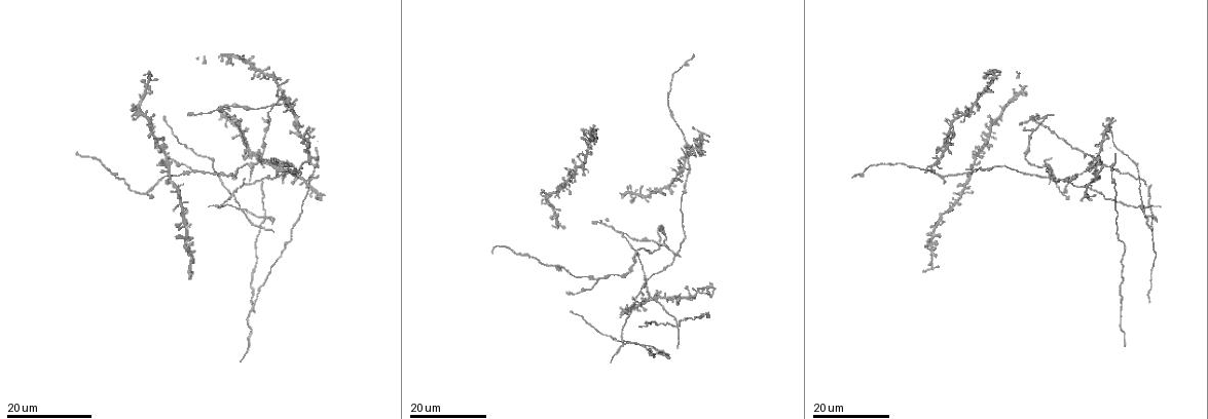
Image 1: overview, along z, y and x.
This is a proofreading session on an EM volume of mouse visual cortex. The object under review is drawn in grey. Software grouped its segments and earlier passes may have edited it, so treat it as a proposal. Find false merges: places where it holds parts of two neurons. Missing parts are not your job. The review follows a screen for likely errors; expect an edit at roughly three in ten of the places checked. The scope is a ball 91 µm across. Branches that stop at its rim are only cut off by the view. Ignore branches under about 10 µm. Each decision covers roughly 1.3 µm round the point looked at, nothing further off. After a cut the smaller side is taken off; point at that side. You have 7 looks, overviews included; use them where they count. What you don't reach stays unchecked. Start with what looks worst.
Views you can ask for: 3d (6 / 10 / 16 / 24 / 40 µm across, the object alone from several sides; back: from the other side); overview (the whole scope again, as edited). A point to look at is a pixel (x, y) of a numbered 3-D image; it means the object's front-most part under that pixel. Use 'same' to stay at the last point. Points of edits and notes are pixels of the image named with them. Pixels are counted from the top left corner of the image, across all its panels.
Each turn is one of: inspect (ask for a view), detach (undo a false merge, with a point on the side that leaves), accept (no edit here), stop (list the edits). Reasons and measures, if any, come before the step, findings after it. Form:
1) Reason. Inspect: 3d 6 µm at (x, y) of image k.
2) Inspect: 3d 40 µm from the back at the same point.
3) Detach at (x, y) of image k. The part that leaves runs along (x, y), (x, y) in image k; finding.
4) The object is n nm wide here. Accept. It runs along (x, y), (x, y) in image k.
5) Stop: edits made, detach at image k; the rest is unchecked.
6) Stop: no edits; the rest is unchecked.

Branch point. Inspect: 3d 16 µm at (1030, 115) of image 1.

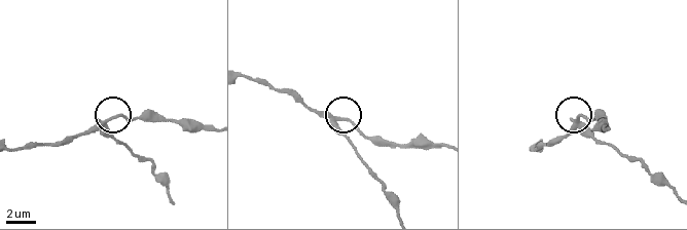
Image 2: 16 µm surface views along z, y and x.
Inspect: 3d 6 µm at (337, 119) of image 2.

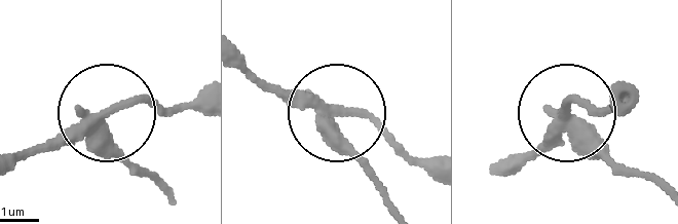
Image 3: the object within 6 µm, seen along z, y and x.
3 arms meet here. Detach at (38, 149) of image 3. A second neuron is stuck on.

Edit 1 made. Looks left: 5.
Side arm on a straight run. Inspect: 3d 16 µm at (240, 207) of image 1.

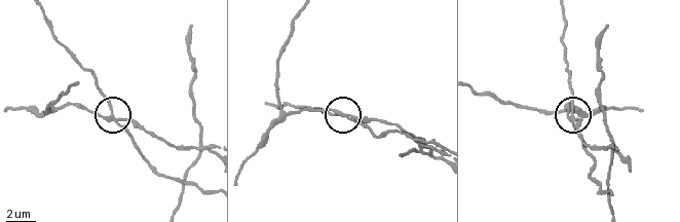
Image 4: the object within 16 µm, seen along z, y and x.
Closer look. Inspect: 3d 6 µm at (571, 117) of image 4.

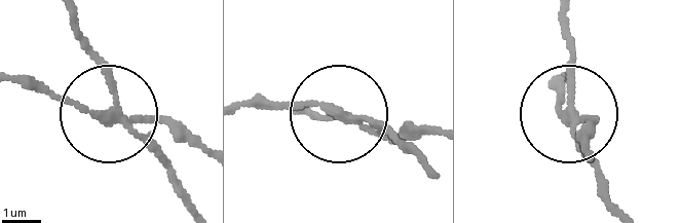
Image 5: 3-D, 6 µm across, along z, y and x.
Detach at (155, 156) of image 5. The part that leaves runs along (118, 106), (112, 70), (76, 21) in image 5; a second neuron is stuck on.

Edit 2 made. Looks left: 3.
Four or more arms meet. Inspect: 3d 16 µm at (653, 297) of image 1.

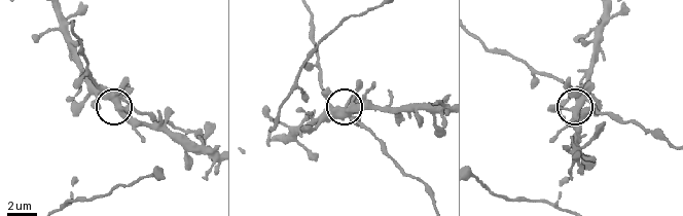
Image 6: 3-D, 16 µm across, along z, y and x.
Inspect: 3d 10 µm at (351, 113) of image 6.

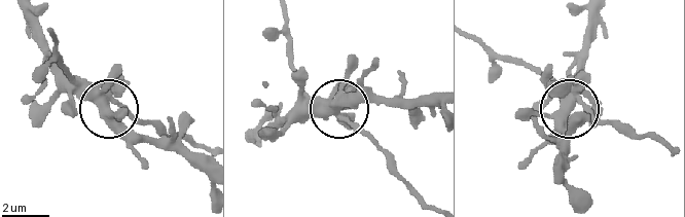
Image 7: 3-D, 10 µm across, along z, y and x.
Accept. It runs along (289, 122), (338, 110), (386, 157) in image 7; all the same neuron.

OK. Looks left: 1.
Stop: edits made, detach at image 3, detach at image 5; the rest is unchecked.

